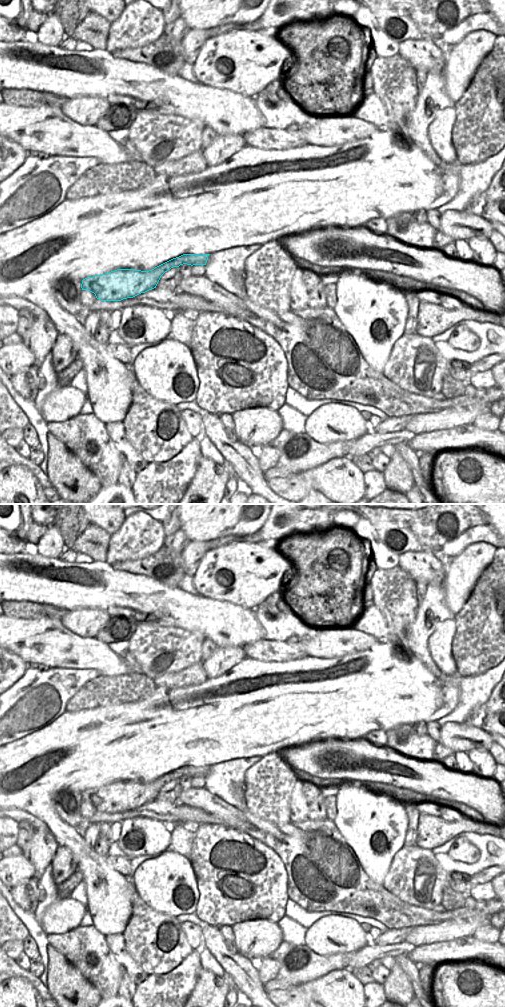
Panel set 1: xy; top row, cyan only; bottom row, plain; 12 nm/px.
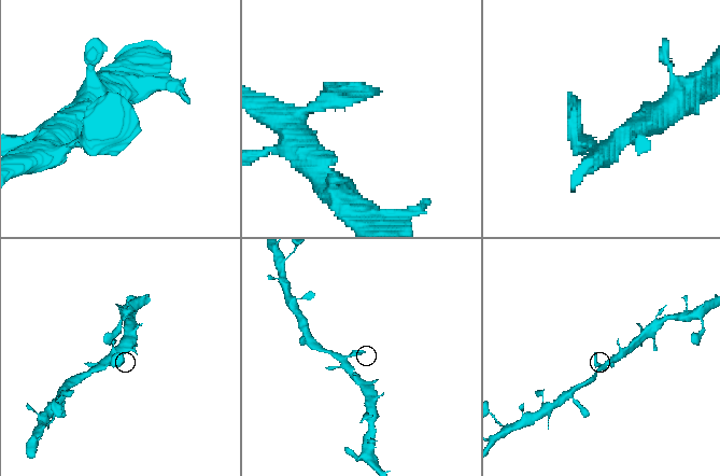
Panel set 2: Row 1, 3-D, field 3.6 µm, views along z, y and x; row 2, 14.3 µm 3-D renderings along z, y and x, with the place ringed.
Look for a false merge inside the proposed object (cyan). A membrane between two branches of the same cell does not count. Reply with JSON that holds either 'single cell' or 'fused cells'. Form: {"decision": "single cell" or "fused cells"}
{"decision": "single cell"}

